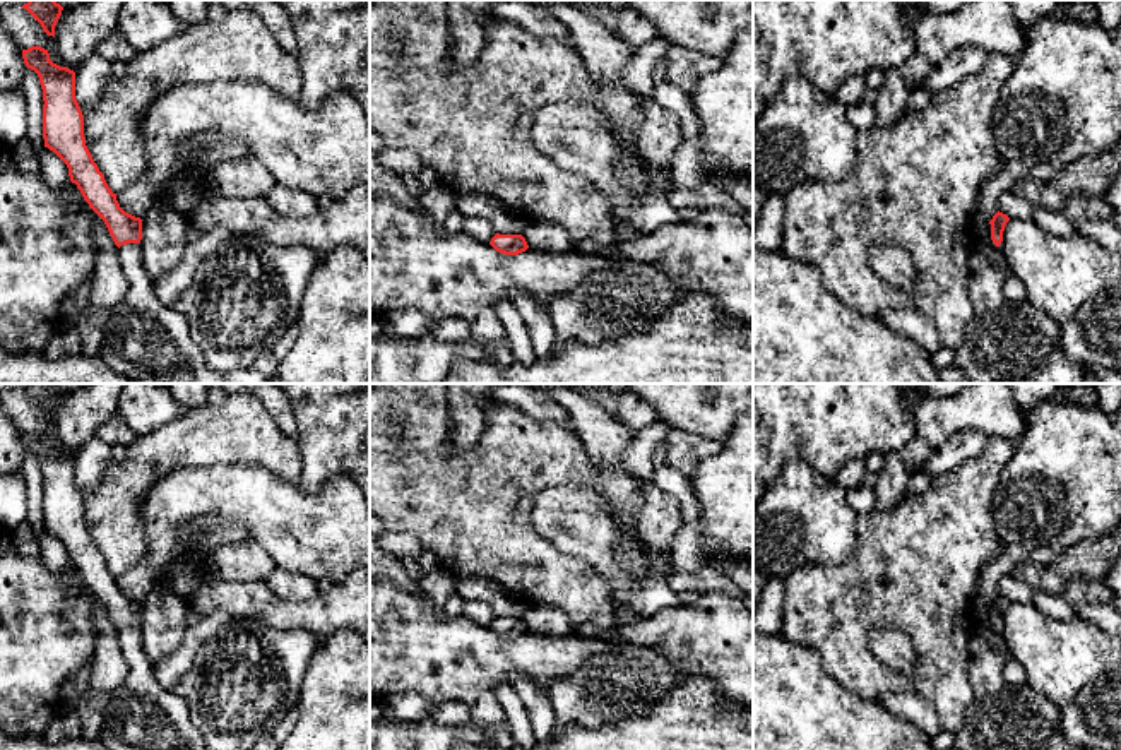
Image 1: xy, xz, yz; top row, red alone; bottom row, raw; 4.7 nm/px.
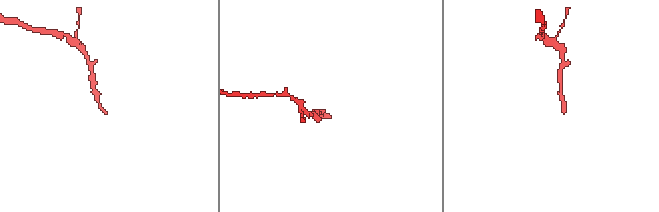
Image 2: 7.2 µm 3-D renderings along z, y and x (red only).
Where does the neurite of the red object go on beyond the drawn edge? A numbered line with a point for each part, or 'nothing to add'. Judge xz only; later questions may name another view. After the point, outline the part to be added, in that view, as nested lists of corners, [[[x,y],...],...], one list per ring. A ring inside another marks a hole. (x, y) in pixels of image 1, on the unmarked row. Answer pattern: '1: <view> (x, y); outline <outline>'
nothing to add

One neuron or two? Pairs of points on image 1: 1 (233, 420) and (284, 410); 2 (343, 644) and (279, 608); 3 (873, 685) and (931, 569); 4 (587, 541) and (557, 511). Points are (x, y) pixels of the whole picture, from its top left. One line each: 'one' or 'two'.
1: two
2: two
3: one
4: one

